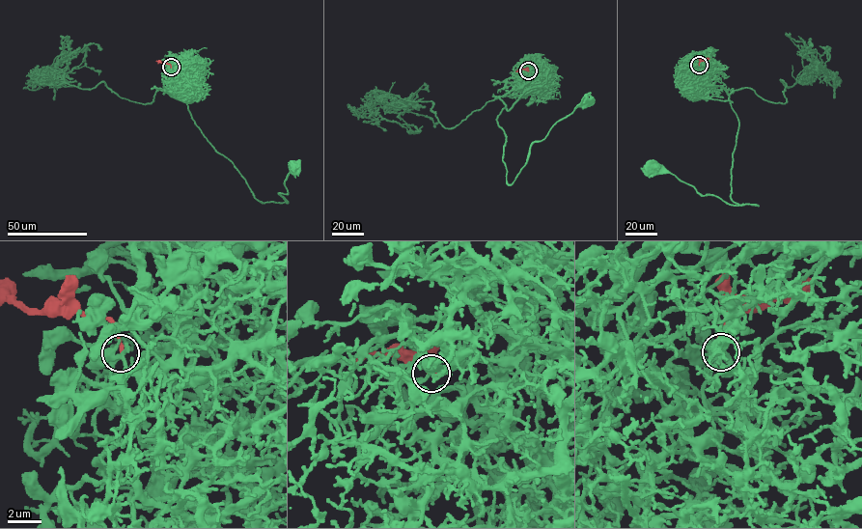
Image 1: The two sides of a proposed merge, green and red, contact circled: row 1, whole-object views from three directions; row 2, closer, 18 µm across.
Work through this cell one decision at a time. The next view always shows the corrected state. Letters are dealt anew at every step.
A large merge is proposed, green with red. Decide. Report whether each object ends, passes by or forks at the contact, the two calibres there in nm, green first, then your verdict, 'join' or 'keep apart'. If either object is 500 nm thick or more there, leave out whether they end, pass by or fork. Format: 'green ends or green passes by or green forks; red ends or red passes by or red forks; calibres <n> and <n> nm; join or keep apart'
green passes by; red ends; calibres 150 and 200 nm; join

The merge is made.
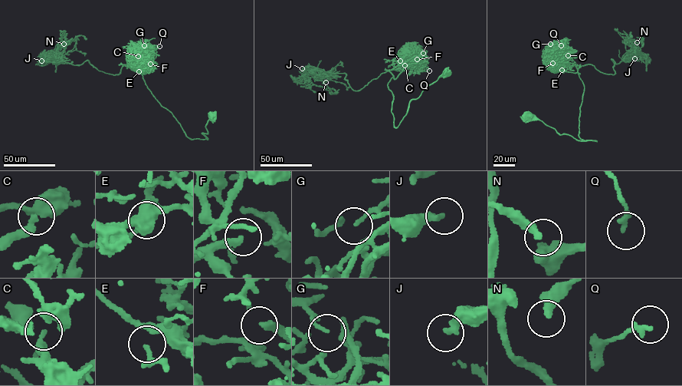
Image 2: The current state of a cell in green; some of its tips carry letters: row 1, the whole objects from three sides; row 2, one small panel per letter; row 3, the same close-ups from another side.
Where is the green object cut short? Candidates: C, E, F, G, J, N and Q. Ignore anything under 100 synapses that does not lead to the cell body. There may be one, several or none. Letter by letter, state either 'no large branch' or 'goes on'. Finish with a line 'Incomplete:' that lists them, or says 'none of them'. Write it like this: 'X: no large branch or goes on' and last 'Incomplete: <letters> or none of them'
C: no large branch
E: no large branch
F: no large branch
G: no large branch
J: goes on
N: no large branch
Q: no large branch
Incomplete: J

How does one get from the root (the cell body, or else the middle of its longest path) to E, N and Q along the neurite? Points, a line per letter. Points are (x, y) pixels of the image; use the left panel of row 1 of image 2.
E: (212, 116), (206, 125), (207, 133), (202, 133), (208, 139), (189, 138), (132, 66), (139, 66), (139, 71)
N: (212, 116), (208, 139), (190, 139), (142, 74), (66, 63), (56, 51), (63, 44)
Q: (212, 116), (202, 133), (208, 139), (190, 139), (155, 98), (142, 75), (153, 68), (147, 57), (159, 46)

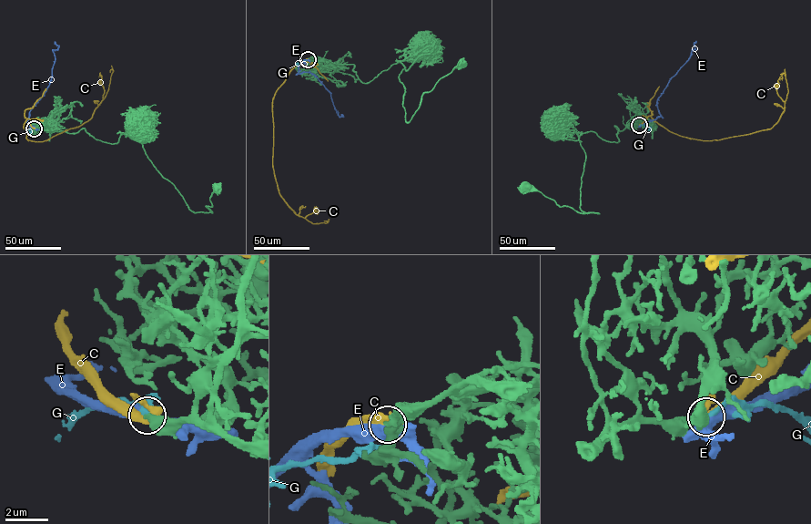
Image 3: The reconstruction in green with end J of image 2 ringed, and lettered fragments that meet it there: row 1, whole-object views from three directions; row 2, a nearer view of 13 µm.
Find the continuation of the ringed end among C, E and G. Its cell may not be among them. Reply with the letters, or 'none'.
G

